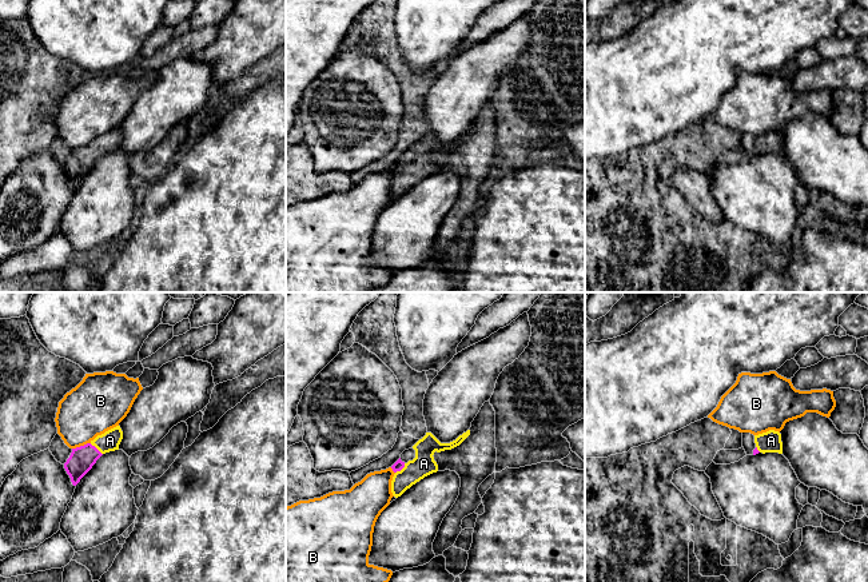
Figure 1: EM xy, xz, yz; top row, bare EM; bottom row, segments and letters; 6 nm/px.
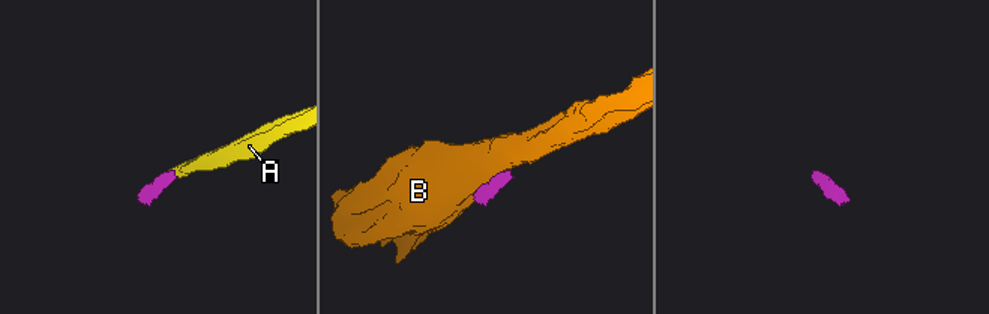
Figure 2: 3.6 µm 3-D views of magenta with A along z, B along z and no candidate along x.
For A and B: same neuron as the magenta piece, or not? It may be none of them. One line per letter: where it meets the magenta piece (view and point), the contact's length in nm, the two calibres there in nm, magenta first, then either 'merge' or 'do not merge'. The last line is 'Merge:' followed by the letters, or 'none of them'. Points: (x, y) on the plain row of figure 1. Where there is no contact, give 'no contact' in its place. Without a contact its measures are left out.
A: meets magenta in xy at (96, 150); contact 100 nm long; 150 nm thick on the magenta side, 120 nm on the other; merge
B: meets magenta in xy at (80, 147); contact 120 nm long; 150 nm thick on the magenta side, 320 nm on the other; do not merge
Merge: A

